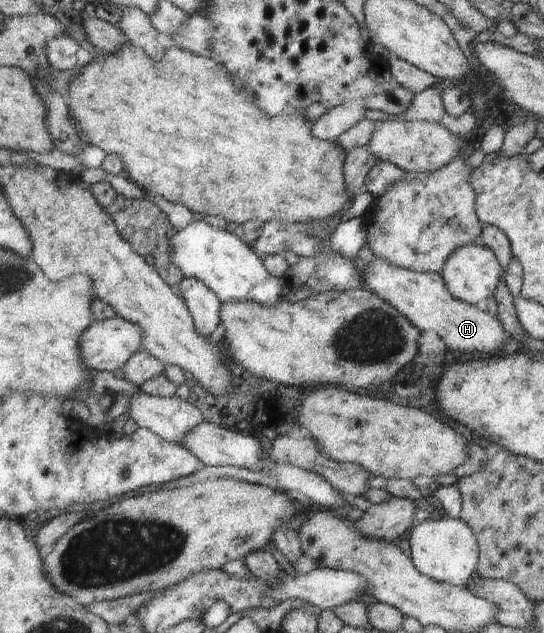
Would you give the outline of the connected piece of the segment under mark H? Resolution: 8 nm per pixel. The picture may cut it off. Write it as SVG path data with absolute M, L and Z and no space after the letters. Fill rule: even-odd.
M374 256L368 264L360 266L363 286L372 294L390 303L418 331L434 332L450 351L483 352L494 355L503 350L508 334L494 316L474 305L455 299L448 294L438 273L411 271L394 266L383 258Z

